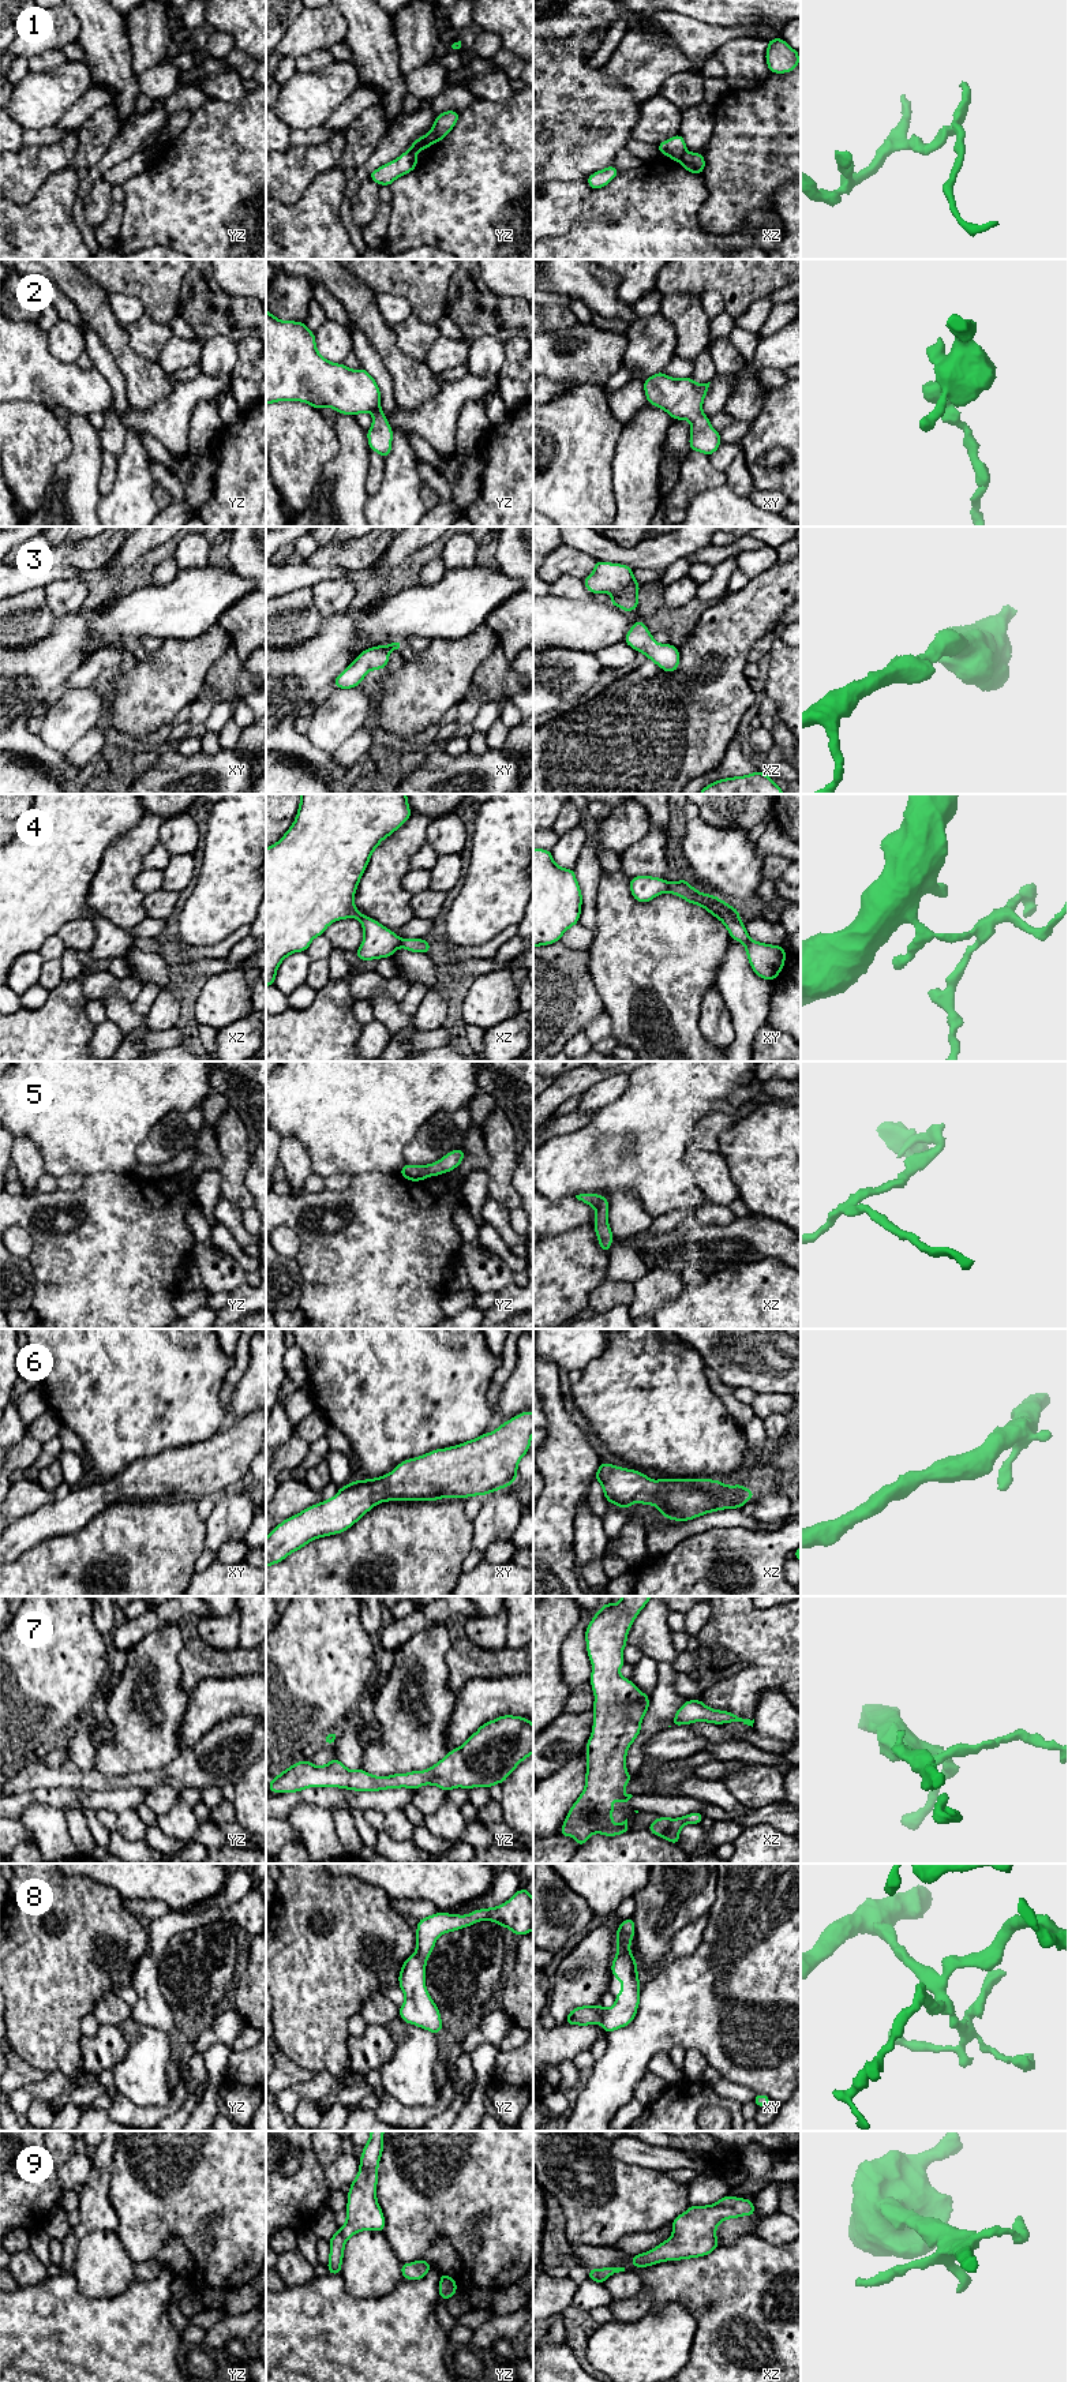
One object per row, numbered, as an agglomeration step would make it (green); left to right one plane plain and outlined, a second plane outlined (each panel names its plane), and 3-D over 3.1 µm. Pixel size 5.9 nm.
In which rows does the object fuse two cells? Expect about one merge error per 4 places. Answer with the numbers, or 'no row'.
1, 4

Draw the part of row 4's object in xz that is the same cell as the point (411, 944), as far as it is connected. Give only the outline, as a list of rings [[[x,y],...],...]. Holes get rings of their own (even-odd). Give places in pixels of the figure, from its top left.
[[[401,939],[401,947],[412,952],[430,954],[430,944],[424,939]]]

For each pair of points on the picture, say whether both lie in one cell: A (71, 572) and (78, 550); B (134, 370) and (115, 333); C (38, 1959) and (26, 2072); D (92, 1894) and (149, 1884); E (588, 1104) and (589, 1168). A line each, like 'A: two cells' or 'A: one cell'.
A: two cells
B: one cell
C: two cells
D: two cells
E: two cells

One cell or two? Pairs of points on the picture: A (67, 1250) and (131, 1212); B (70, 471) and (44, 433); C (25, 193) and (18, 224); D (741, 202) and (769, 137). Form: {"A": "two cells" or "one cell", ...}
{"A": "one cell", "B": "two cells", "C": "two cells", "D": "one cell"}

